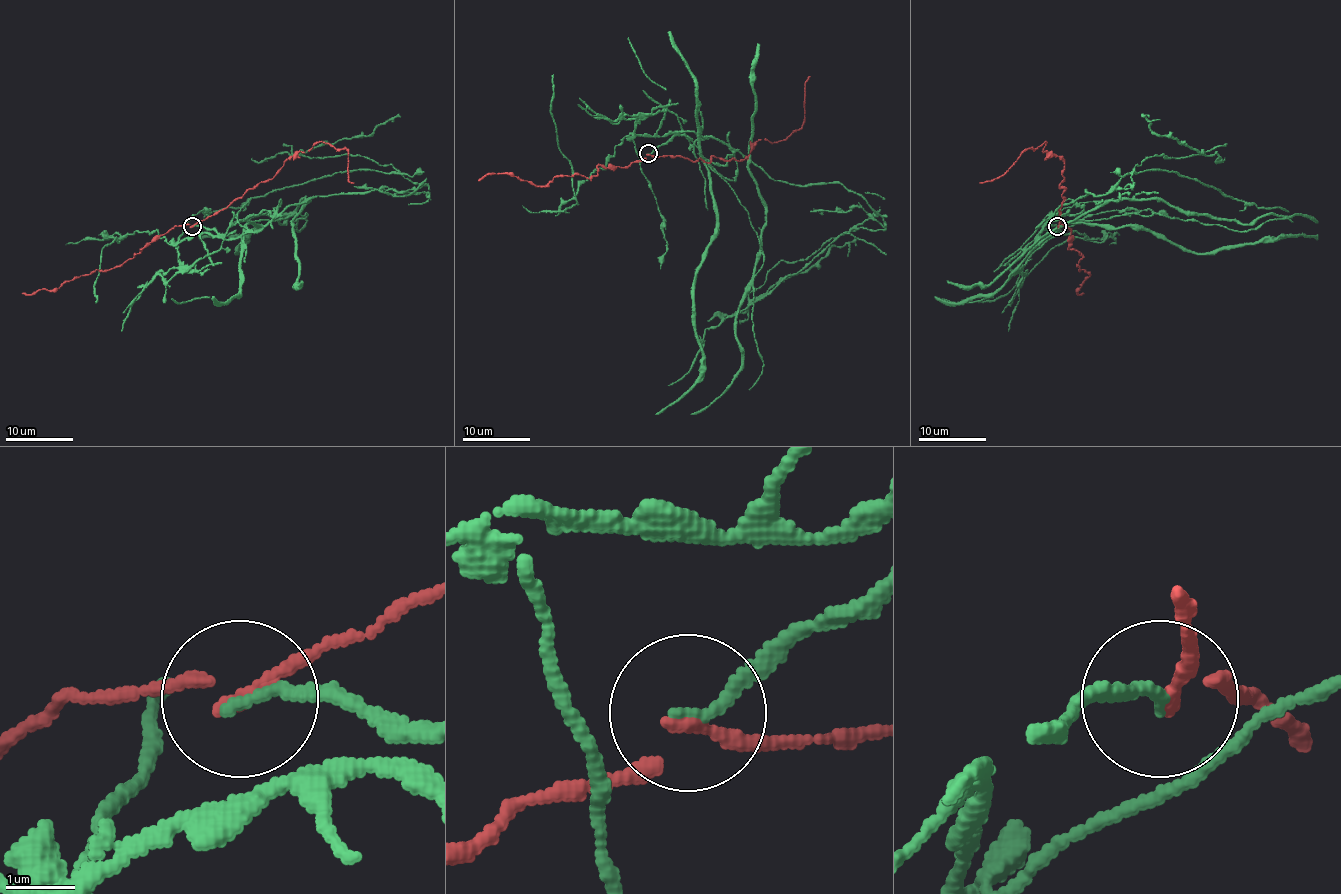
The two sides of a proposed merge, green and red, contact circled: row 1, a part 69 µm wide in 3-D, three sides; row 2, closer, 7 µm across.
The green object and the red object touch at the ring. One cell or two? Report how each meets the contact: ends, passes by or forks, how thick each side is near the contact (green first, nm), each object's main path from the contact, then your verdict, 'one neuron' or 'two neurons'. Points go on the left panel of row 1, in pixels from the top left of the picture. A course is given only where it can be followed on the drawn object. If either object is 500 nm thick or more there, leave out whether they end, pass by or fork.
green ends | red passes by | 170/160 nm | green via (192, 226), (241, 238), (319, 196), (408, 196), (428, 184), (391, 164), (292, 154), (400, 117) | red via (192, 226), (268, 181), (292, 156), (320, 142), (346, 149), (347, 177), (354, 182) | two neurons

